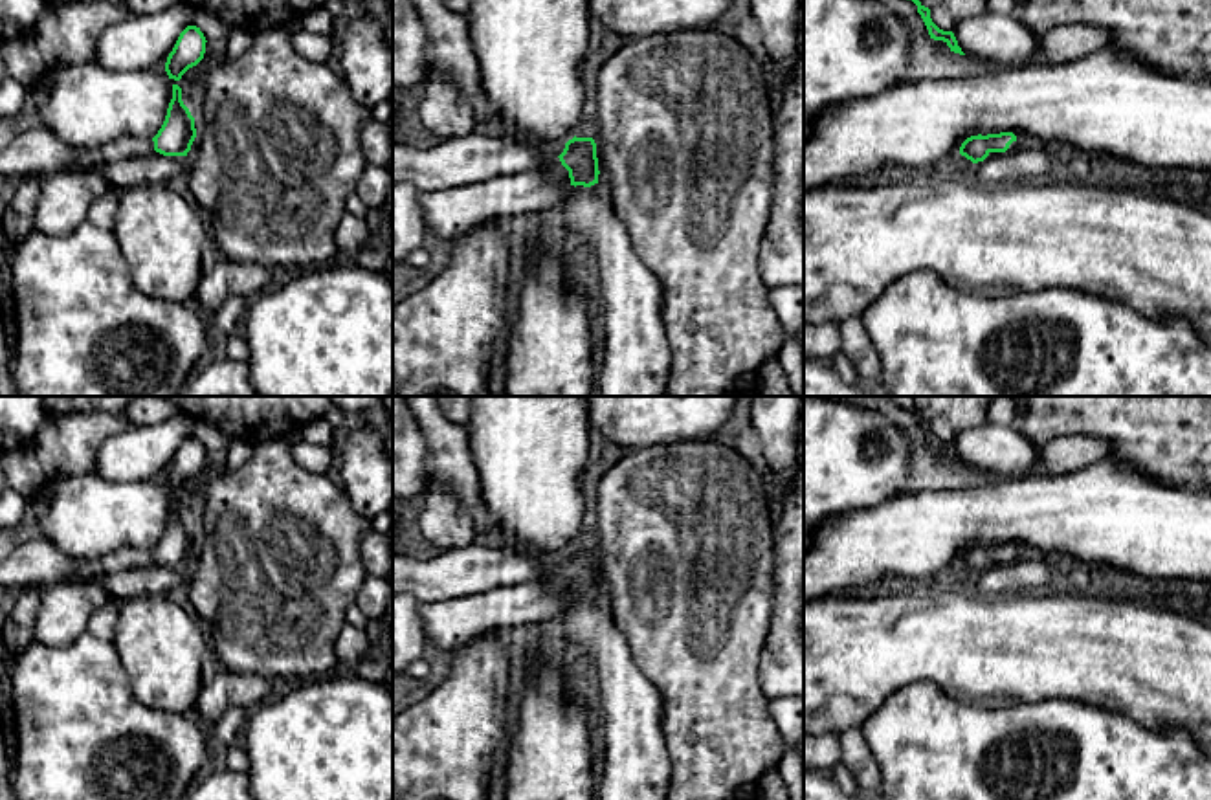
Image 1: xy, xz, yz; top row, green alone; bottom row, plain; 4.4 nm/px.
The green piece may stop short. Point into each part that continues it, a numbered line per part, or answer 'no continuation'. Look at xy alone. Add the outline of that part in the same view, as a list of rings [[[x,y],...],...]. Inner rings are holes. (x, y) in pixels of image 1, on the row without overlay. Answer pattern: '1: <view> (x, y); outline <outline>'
1: xy (123, 558); outline [[[123,547],[97,558],[75,560],[79,582],[88,582],[97,576],[106,576],[117,571],[149,567],[156,563],[150,549]]]

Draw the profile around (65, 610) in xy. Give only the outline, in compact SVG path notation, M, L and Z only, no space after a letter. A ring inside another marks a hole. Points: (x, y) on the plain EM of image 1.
M61 582L42 589L35 639L50 648L68 646L88 631L90 617L108 593L92 582Z

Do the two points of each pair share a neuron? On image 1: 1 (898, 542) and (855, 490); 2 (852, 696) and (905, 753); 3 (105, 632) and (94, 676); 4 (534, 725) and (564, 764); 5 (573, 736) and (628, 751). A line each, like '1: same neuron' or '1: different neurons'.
1: different neurons
2: different neurons
3: different neurons
4: same neuron
5: different neurons

